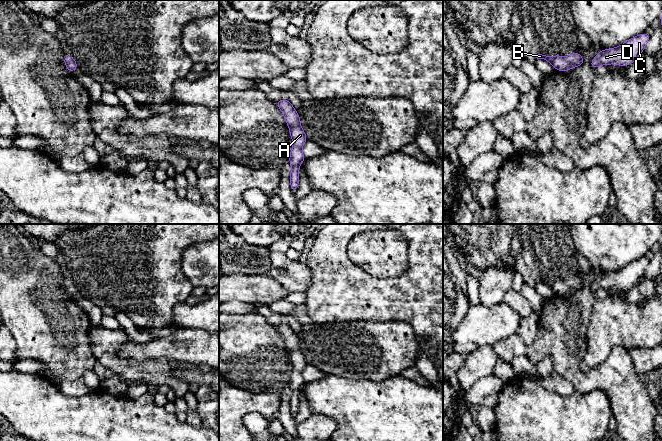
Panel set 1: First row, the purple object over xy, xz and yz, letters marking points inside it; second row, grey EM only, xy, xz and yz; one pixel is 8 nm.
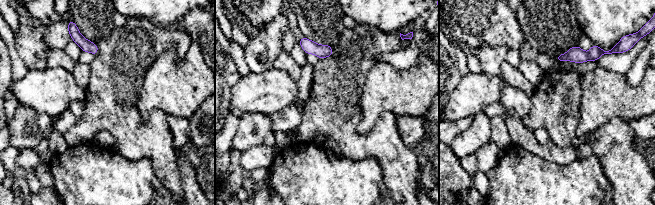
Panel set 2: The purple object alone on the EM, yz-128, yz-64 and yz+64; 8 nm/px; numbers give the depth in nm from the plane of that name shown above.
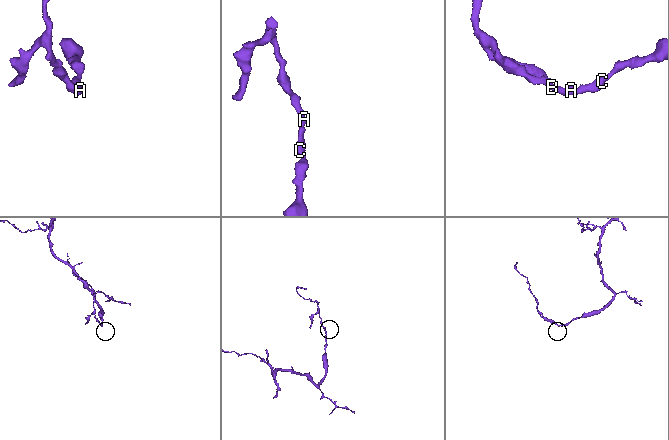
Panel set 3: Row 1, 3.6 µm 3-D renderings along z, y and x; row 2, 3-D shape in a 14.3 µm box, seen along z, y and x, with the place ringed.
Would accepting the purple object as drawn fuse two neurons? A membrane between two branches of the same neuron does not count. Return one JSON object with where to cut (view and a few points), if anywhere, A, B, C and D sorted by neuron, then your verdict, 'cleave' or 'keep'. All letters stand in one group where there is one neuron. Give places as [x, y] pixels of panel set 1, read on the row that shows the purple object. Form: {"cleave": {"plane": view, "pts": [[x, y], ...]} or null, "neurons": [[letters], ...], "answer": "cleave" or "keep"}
{"cleave": null, "neurons": [["A", "B", "C", "D"]], "answer": "keep"}

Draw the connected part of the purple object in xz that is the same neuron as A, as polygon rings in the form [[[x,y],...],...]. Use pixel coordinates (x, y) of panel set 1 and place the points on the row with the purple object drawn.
[[[282,99],[275,104],[279,107],[284,115],[293,141],[293,147],[291,149],[289,161],[291,164],[290,186],[295,192],[299,184],[299,167],[305,160],[302,147],[308,139],[300,126],[300,117],[292,104],[286,99]]]

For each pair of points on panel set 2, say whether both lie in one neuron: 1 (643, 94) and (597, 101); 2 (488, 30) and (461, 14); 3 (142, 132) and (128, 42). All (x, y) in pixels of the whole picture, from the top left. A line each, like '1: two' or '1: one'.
1: one
2: one
3: one

